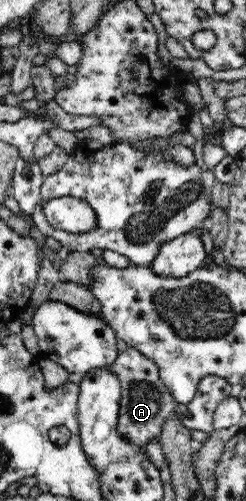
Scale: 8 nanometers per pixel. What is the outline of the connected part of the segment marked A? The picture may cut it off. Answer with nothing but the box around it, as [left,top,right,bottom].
[108,346,177,451]

